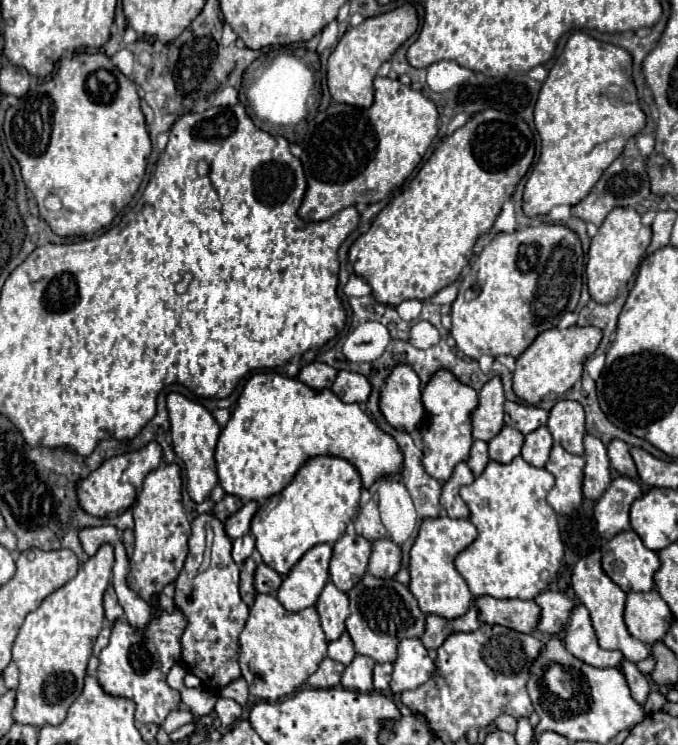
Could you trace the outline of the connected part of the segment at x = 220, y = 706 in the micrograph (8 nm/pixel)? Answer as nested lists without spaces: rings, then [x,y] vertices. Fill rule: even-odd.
[[[220,697],[216,703],[216,715],[218,715],[222,727],[232,727],[236,721],[240,721],[242,707],[234,699]]]

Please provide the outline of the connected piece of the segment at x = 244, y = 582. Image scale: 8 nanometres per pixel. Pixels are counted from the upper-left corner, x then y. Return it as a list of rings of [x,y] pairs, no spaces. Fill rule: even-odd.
[[[250,557],[250,559],[244,561],[244,565],[240,567],[240,595],[242,595],[242,599],[244,599],[244,603],[246,603],[248,607],[254,603],[254,597],[256,597],[254,571],[256,571],[256,561]]]

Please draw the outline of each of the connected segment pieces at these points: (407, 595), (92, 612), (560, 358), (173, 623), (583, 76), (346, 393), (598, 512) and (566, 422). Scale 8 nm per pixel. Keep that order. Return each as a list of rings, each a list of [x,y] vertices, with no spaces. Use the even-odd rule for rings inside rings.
[[[364,575],[364,579],[348,593],[350,599],[350,617],[346,621],[346,629],[354,641],[356,653],[372,657],[376,663],[396,661],[396,647],[400,639],[406,637],[422,637],[424,633],[424,613],[418,609],[416,599],[410,589],[400,585],[396,579],[380,581],[372,575]]]
[[[102,545],[94,557],[82,563],[78,575],[64,587],[48,595],[42,605],[28,613],[16,637],[12,657],[20,671],[20,685],[16,689],[14,721],[42,729],[46,725],[60,725],[68,707],[84,689],[86,665],[92,655],[94,641],[104,625],[102,597],[112,581],[114,549]]]
[[[568,327],[540,333],[540,337],[536,337],[536,341],[516,361],[512,379],[514,393],[530,405],[560,399],[582,377],[584,361],[598,349],[600,339],[602,331],[598,327]]]
[[[178,609],[174,613],[160,613],[160,617],[152,617],[148,635],[132,629],[126,621],[120,619],[112,627],[110,643],[100,653],[98,681],[102,689],[110,695],[132,699],[136,703],[136,721],[140,723],[162,725],[166,715],[180,705],[180,693],[168,687],[166,675],[170,667],[180,659],[180,635],[184,625],[184,615]],[[152,645],[156,645],[160,651],[154,651]]]
[[[582,31],[570,35],[564,51],[556,59],[540,89],[534,109],[534,123],[542,139],[542,149],[540,159],[524,187],[522,211],[526,217],[546,215],[554,205],[572,207],[580,203],[596,185],[604,169],[608,169],[608,165],[622,153],[626,141],[644,129],[646,117],[638,105],[636,87],[632,83],[632,57],[624,49],[610,43],[600,43]]]
[[[340,371],[332,391],[344,401],[344,403],[366,403],[372,391],[370,381],[354,371]]]
[[[616,477],[606,493],[596,501],[594,517],[602,539],[610,541],[614,535],[630,529],[630,507],[642,497],[642,487],[628,477]]]
[[[558,401],[548,419],[548,429],[556,443],[560,443],[568,453],[582,455],[582,439],[586,435],[584,427],[584,409],[576,401]]]

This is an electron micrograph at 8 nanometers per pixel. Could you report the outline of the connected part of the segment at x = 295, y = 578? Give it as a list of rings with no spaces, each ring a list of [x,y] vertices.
[[[316,545],[312,547],[284,577],[278,599],[290,613],[298,613],[306,607],[314,607],[318,595],[322,593],[324,585],[330,579],[330,565],[332,559],[332,545]]]

